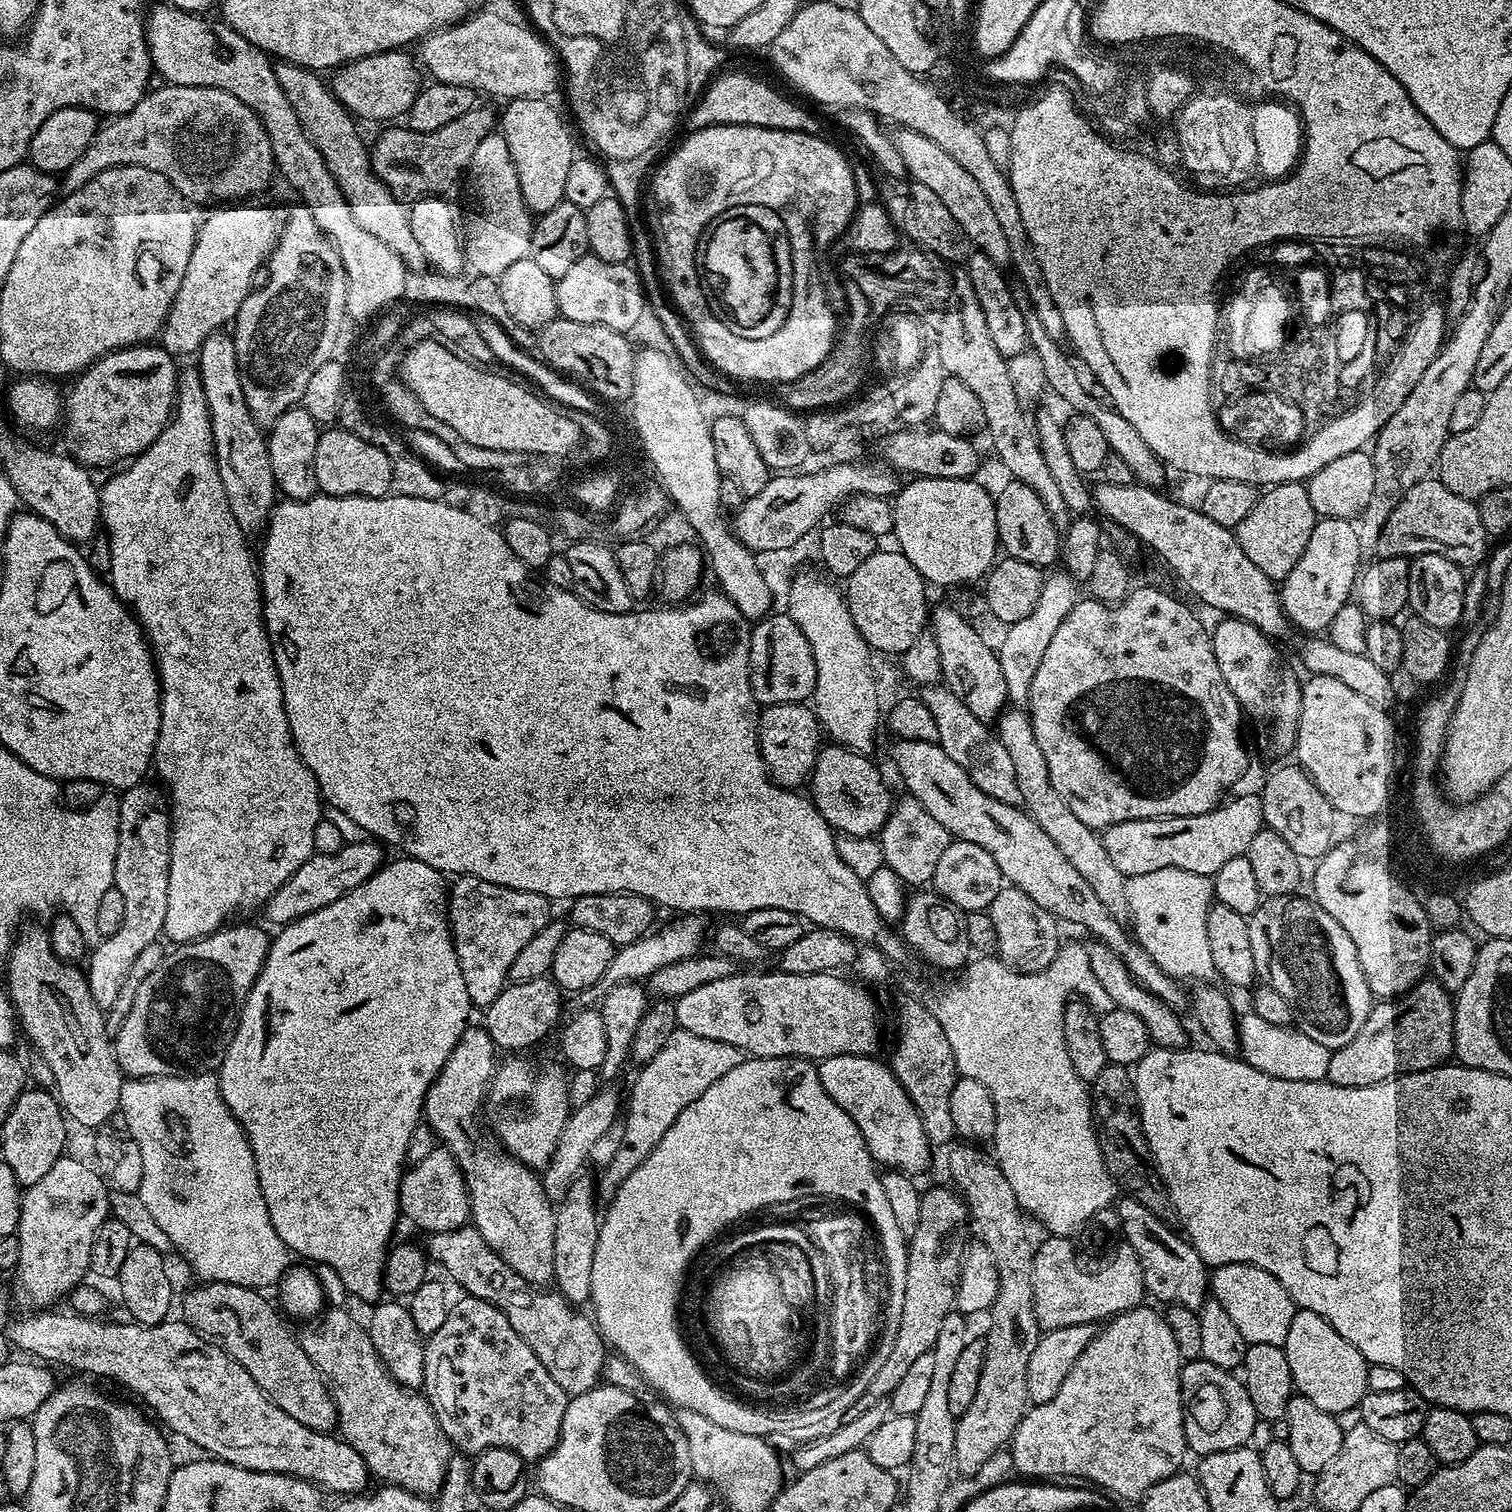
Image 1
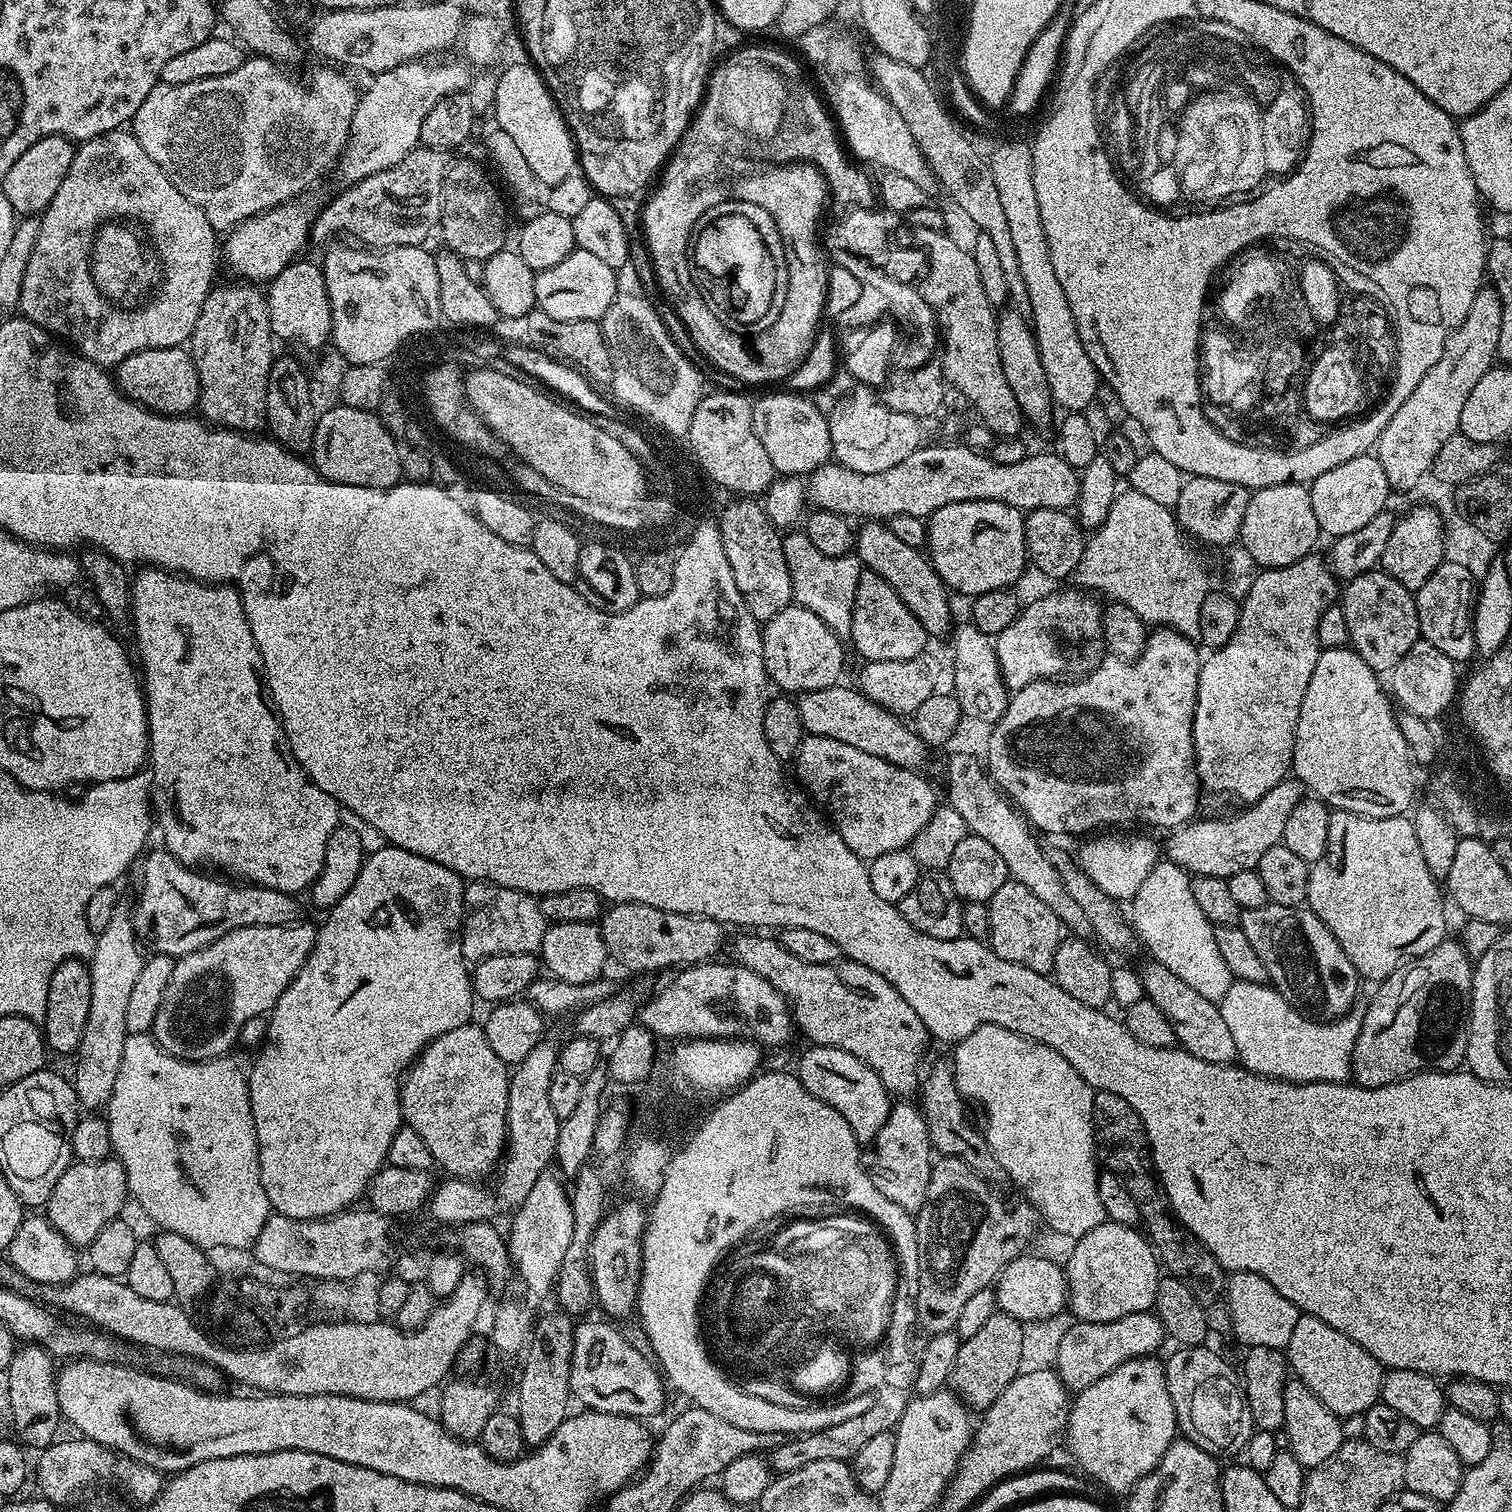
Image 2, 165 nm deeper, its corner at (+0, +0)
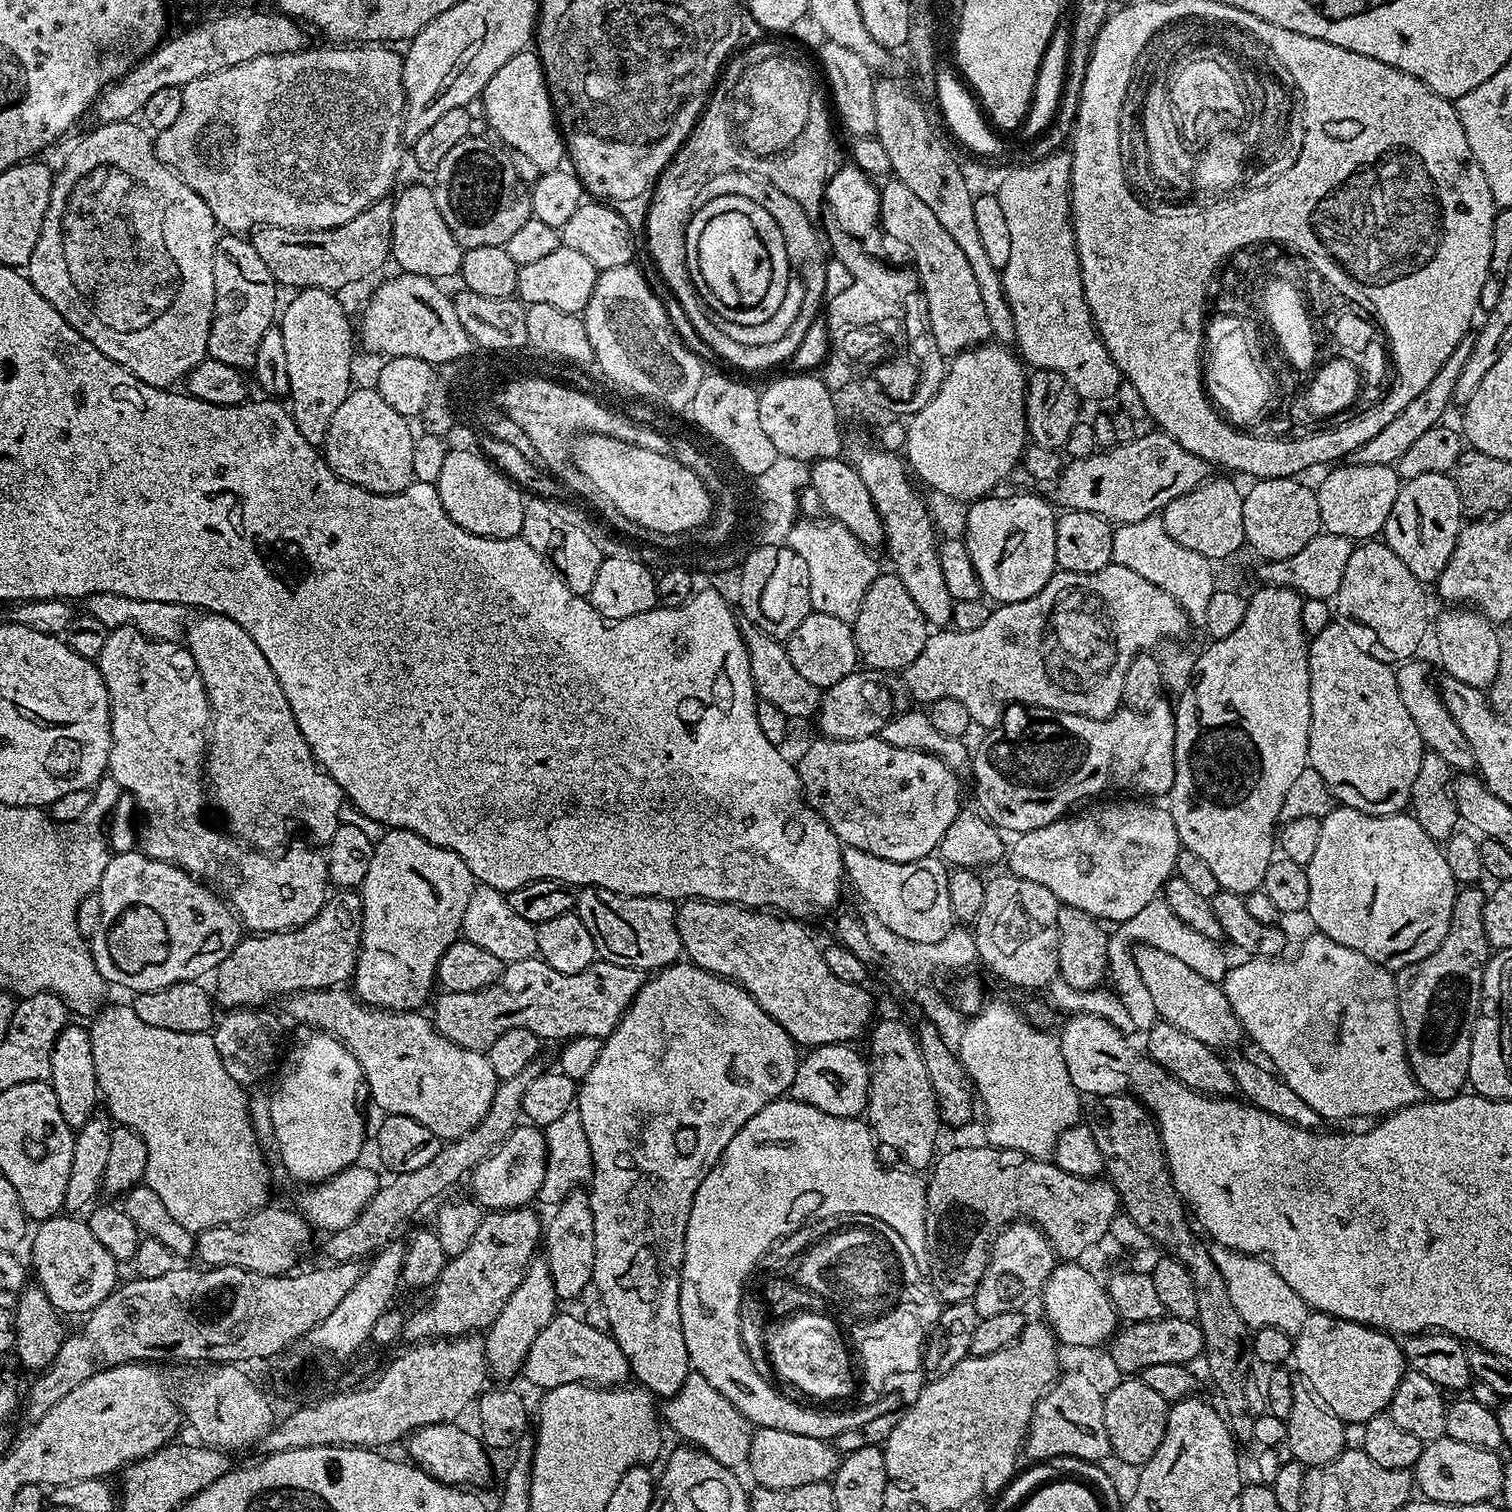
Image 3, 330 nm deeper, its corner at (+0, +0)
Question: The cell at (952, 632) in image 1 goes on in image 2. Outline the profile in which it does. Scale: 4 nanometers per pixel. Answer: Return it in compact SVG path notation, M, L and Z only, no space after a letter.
M864 522L859 525L856 533L855 555L861 565L867 571L878 574L894 586L898 598L906 602L910 614L922 622L924 629L928 631L929 637L947 637L953 627L952 604L948 601L949 589L939 574L934 570L932 561L921 549L914 546L906 546L898 534L894 534L891 526L884 522Z

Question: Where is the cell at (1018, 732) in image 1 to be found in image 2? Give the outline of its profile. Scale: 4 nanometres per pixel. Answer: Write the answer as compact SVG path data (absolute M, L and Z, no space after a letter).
M971 622L957 623L951 629L952 640L952 688L961 713L965 717L973 716L976 720L995 722L1002 718L1010 699L1010 689L1004 684L1000 673L1000 663L996 657L993 637L987 636Z

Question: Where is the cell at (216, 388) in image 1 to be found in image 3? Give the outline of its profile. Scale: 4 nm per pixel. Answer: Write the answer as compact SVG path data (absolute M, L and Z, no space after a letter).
M240 234L221 235L214 250L214 314L208 356L239 370L255 369L262 334L273 327L278 316L276 291L276 280L266 270L266 262L258 258L251 239Z

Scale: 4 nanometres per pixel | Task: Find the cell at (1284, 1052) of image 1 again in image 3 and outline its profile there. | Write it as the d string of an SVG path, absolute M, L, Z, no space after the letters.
M1313 931L1312 936L1308 936L1300 944L1300 949L1297 950L1296 956L1292 956L1289 960L1285 958L1244 958L1241 964L1233 963L1229 967L1228 972L1224 975L1222 987L1226 998L1230 1002L1230 1006L1234 1010L1234 1014L1238 1018L1243 1035L1248 1036L1261 1048L1262 1051L1268 1055L1267 1063L1278 1073L1280 1079L1286 1082L1286 1086L1290 1086L1290 1090L1294 1090L1294 1094L1298 1094L1298 1098L1302 1098L1302 1102L1306 1102L1306 1106L1310 1106L1310 1110L1314 1110L1320 1115L1321 1121L1328 1122L1328 1120L1348 1120L1351 1116L1376 1116L1372 1118L1383 1118L1389 1116L1391 1112L1398 1111L1399 1108L1405 1108L1411 1104L1419 1104L1422 1099L1422 1090L1418 1086L1418 1082L1414 1078L1412 1068L1408 1064L1408 1051L1404 1045L1404 1028L1400 1025L1400 1003L1396 1001L1396 978L1389 969L1383 968L1380 964L1375 964L1370 958L1366 958L1366 954L1358 954L1358 950L1350 950L1350 946L1338 946L1338 942L1334 942L1334 938L1326 938L1318 931Z

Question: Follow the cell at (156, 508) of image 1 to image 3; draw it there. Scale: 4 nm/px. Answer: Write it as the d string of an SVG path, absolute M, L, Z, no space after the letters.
M204 612L197 616L200 616L197 620L187 621L186 647L202 674L212 708L206 784L211 795L212 792L216 795L221 814L228 819L227 831L249 848L266 853L283 849L295 832L305 832L313 845L327 846L340 825L340 809L346 804L343 790L321 769L310 746L306 746L306 738L302 738L298 722L294 722L290 702L286 702L286 694L282 694L274 670L270 670L270 662L266 662L262 650L258 650L258 642L254 642L238 622L222 614Z

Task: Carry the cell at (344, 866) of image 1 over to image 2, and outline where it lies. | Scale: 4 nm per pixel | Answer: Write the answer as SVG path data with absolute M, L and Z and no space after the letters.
M166 850L149 851L143 857L144 865L140 868L140 897L136 900L134 923L136 935L145 945L152 947L157 956L179 958L194 950L202 950L206 945L214 943L218 938L230 934L230 930L238 930L246 926L286 926L295 924L301 919L300 904L290 892L279 892L259 886L240 886L231 888L220 880L211 880L203 876L203 871L195 870L181 860L176 860Z

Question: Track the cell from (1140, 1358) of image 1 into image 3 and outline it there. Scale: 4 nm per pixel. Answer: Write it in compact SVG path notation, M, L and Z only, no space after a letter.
M1121 1379L1120 1384L1104 1398L1106 1434L1112 1443L1115 1459L1120 1459L1124 1464L1144 1465L1154 1454L1154 1450L1158 1450L1166 1434L1169 1407L1169 1401L1162 1394L1150 1390L1150 1386L1146 1386L1143 1379Z

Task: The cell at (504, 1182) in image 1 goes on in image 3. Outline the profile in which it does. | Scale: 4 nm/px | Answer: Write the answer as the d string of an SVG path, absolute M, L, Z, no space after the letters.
M337 986L335 988L315 988L309 992L293 992L291 996L287 997L286 1004L288 1004L288 1012L294 1019L300 1020L296 1022L303 1022L305 1025L318 1028L321 1032L329 1032L330 1035L336 1037L337 1040L343 1040L346 1047L354 1054L354 1058L358 1062L358 1066L362 1066L364 1071L364 1080L368 1084L368 1094L371 1103L377 1104L381 1108L381 1113L390 1116L405 1116L406 1118L414 1118L414 1122L422 1122L422 1126L427 1126L430 1130L434 1130L434 1134L441 1142L449 1140L459 1140L462 1134L466 1134L472 1128L478 1126L478 1122L482 1122L482 1118L486 1118L486 1110L490 1110L490 1098L494 1098L494 1090L497 1086L496 1075L493 1068L490 1067L487 1055L483 1051L474 1048L463 1048L454 1042L450 1042L450 1038L446 1038L436 1030L435 1023L431 1019L428 1020L419 1011L413 1010L411 1012L393 1012L383 1008L373 1008L365 1006L351 991L343 992L343 987Z

